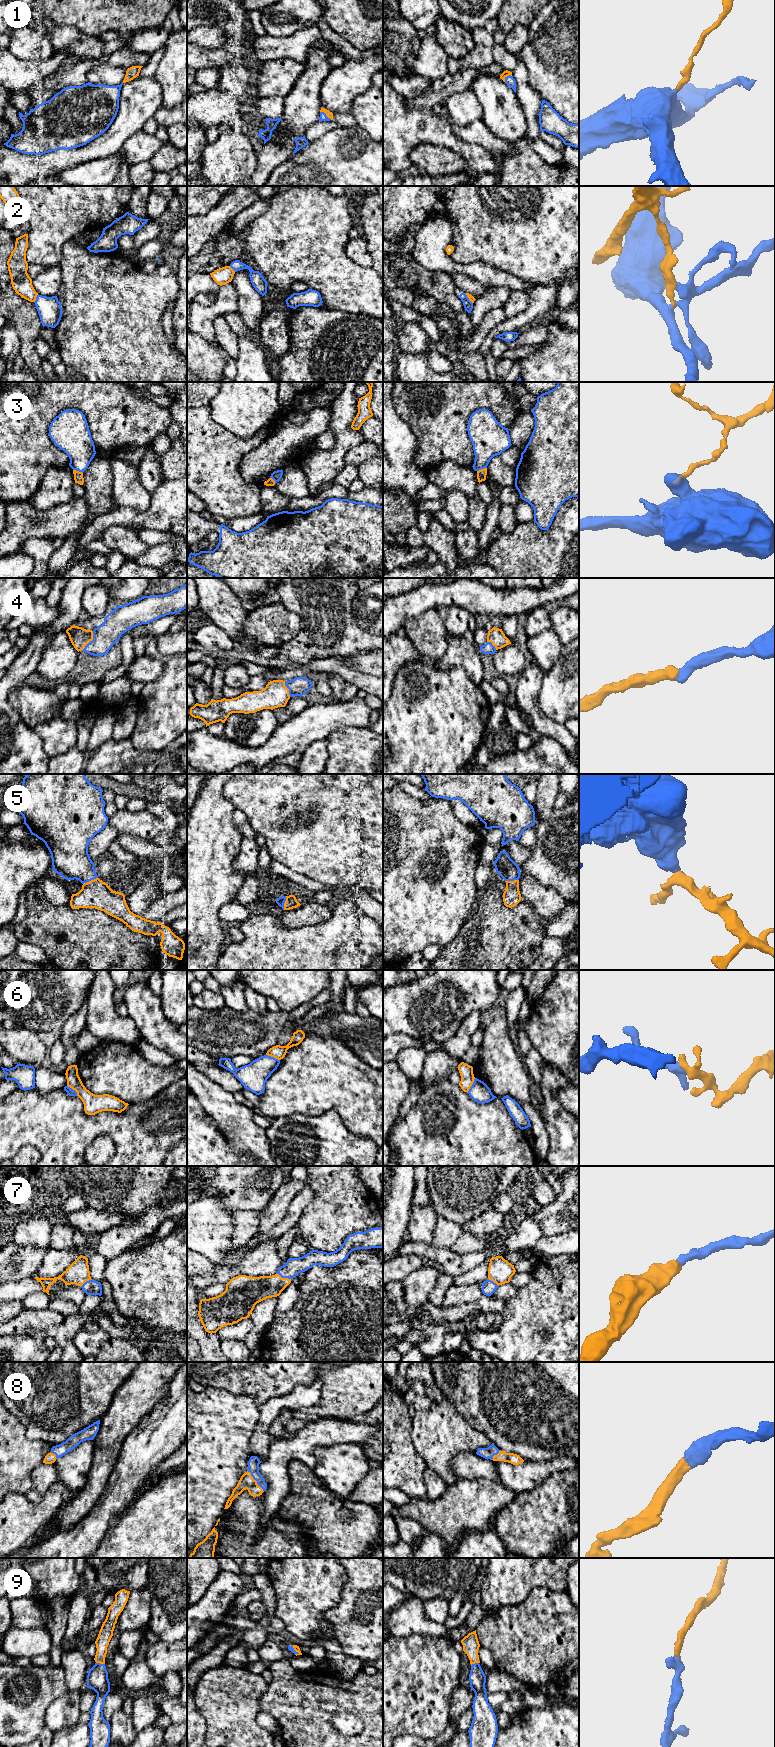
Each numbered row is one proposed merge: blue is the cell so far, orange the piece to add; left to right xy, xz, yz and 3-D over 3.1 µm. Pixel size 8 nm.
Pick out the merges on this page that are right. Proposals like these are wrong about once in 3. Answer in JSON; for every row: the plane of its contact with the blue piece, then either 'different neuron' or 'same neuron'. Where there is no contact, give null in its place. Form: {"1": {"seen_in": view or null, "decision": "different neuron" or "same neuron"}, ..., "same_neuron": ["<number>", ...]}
{"1": {"seen_in": "xz", "decision": "same neuron"}, "2": {"seen_in": "xy", "decision": "different neuron"}, "3": {"seen_in": "xy", "decision": "different neuron"}, "4": {"seen_in": "xy", "decision": "same neuron"}, "5": {"seen_in": "xy", "decision": "same neuron"}, "6": {"seen_in": "yz", "decision": "different neuron"}, "7": {"seen_in": "xz", "decision": "same neuron"}, "8": {"seen_in": "xz", "decision": "same neuron"}, "9": {"seen_in": "xy", "decision": "same neuron"}, "same_neuron": ["1", "4", "5", "7", "8", "9"]}

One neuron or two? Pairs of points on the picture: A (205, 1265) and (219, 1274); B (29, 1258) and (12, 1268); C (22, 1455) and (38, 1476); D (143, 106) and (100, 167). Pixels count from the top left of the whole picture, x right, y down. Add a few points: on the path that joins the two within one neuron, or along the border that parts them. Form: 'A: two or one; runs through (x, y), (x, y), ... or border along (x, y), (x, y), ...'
A: two; border along (215, 1265), (215, 1270), (212, 1273), (197, 1276)
B: one; runs through (25, 1260), (16, 1264)
C: two; border along (42, 1462), (31, 1473), (31, 1488), (28, 1492)
D: two; border along (121, 149), (109, 156), (87, 160), (84, 163)

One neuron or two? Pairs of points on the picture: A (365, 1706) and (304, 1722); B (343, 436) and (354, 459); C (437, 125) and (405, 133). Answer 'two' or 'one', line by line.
A: one
B: two
C: one

